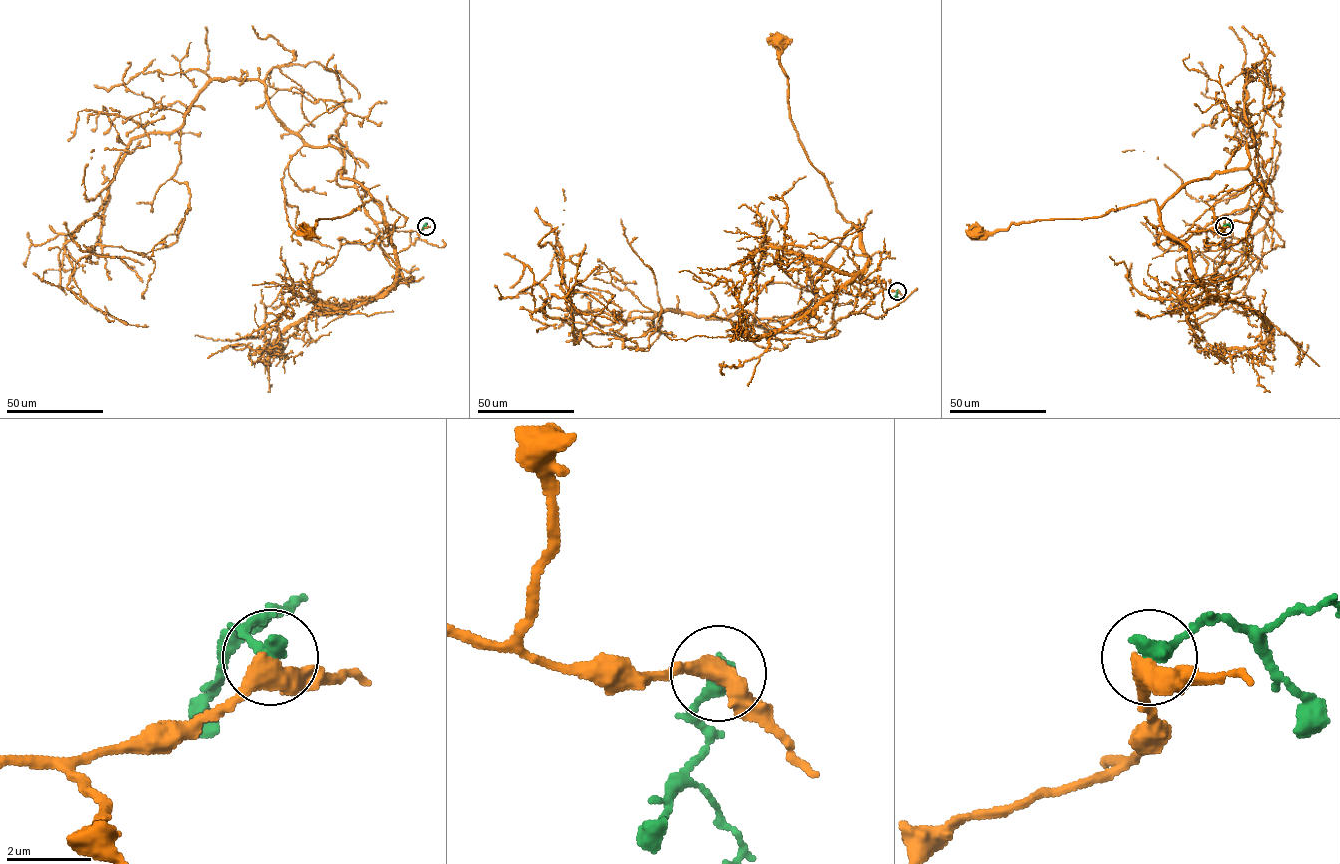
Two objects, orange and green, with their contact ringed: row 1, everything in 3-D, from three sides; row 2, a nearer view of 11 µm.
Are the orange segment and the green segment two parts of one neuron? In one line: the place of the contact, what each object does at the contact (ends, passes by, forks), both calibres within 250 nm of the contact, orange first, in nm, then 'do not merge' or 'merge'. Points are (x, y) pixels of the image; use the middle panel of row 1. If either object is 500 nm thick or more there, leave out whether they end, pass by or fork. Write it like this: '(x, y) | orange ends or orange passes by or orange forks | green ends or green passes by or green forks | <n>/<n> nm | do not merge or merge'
(897, 291) | orange passes by | green ends | 460/440 nm | do not merge

